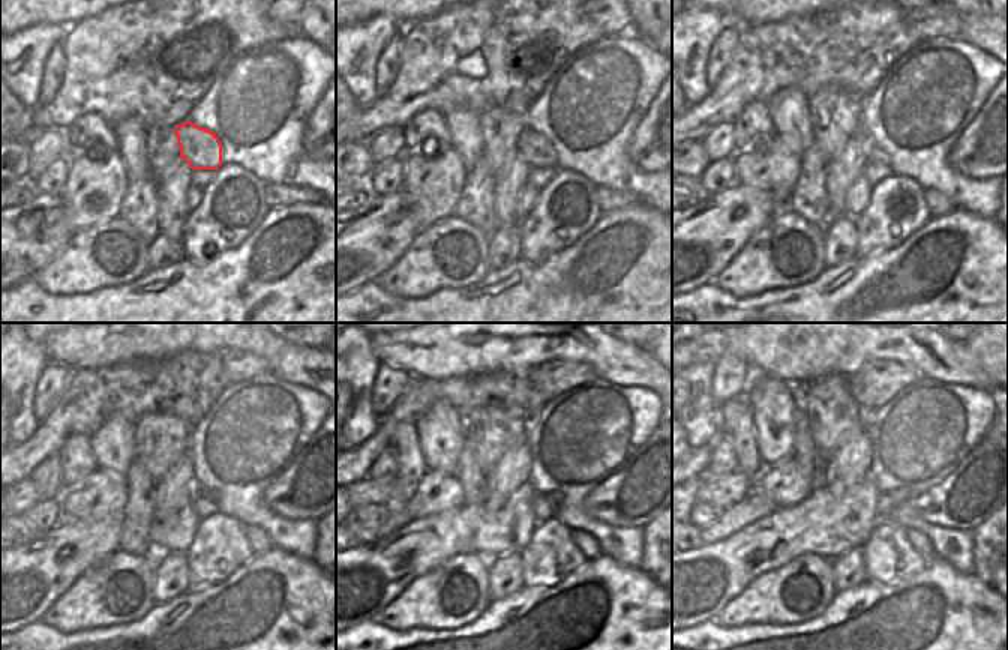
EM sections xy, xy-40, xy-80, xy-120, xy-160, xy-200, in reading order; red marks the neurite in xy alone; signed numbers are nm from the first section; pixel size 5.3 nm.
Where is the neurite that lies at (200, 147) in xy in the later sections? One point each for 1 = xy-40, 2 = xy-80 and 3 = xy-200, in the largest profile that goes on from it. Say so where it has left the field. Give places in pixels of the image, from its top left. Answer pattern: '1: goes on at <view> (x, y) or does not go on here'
1: goes on at xy-40 (537, 150)
2: goes on at xy-80 (870, 149)
3: goes on at xy-200 (899, 497)

